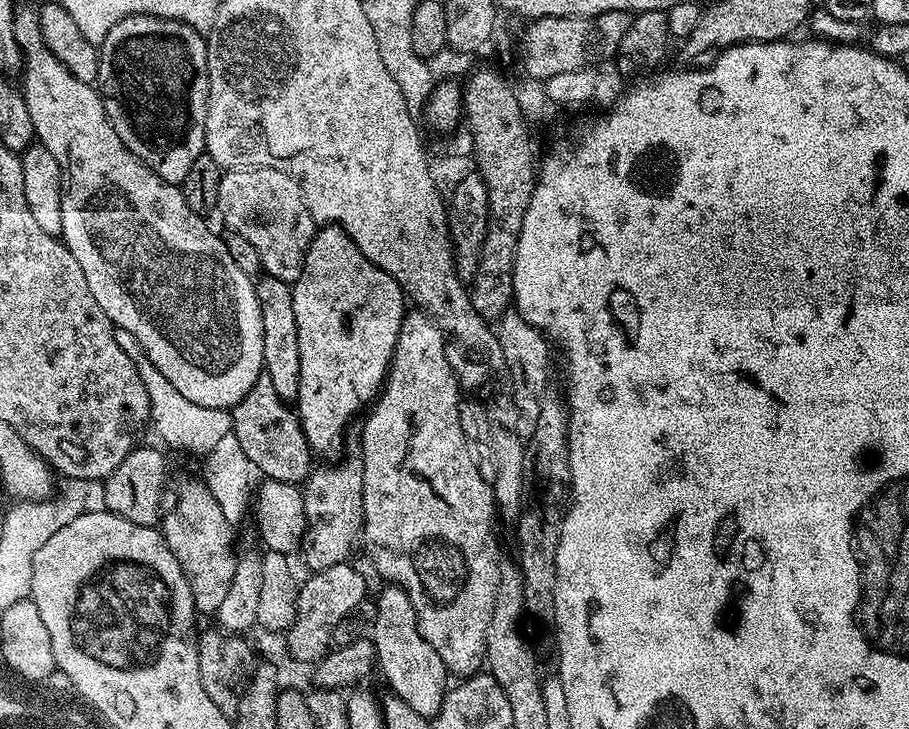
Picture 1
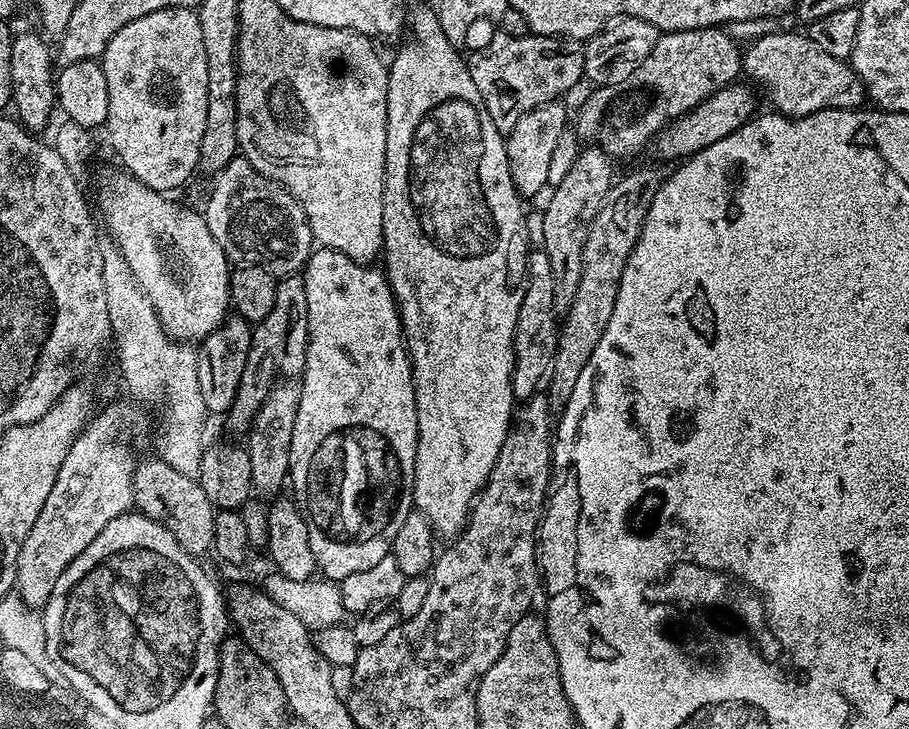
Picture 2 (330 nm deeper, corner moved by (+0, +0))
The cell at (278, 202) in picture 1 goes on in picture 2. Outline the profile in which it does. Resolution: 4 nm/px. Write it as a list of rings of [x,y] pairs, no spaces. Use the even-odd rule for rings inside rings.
[[[240,154],[216,173],[211,184],[212,193],[202,215],[229,261],[257,264],[277,278],[303,269],[314,248],[312,231],[302,206],[285,188],[263,176]]]

